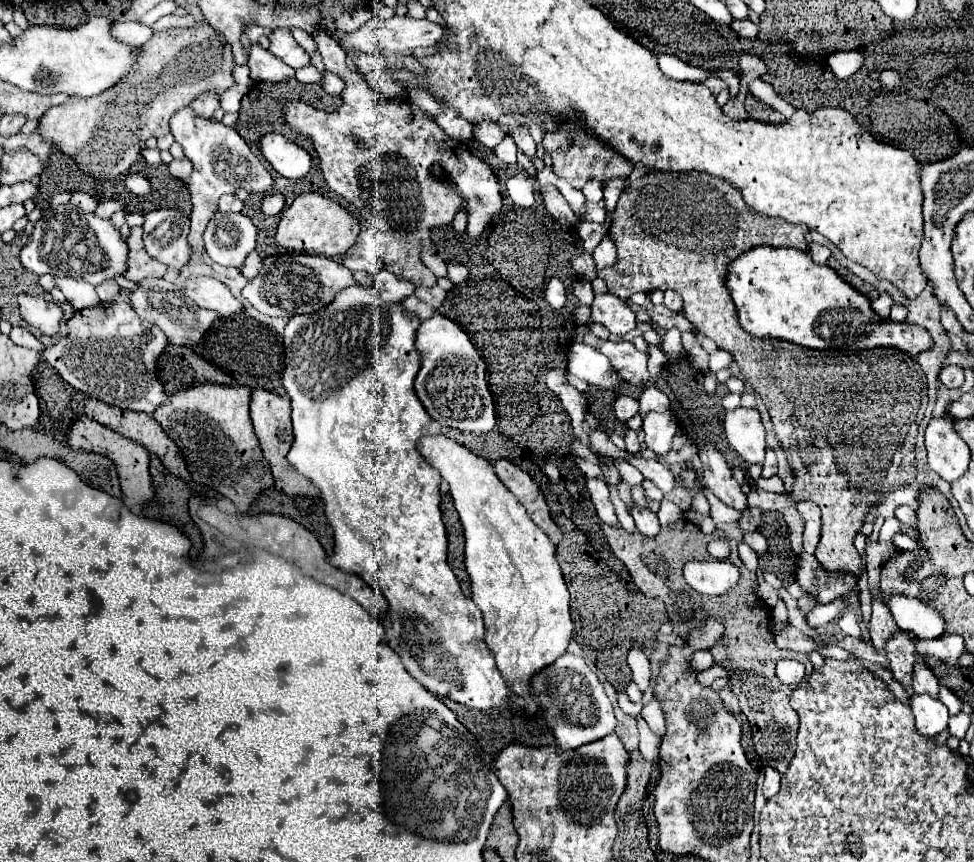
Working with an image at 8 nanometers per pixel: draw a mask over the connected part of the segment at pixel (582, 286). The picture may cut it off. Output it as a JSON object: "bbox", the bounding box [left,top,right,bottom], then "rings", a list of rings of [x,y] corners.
{"bbox":[574,280,592,306],"rings":[[[588,280],[576,282],[576,284],[574,284],[574,296],[576,296],[582,304],[590,306],[590,302],[592,302],[592,284],[590,284]]]}

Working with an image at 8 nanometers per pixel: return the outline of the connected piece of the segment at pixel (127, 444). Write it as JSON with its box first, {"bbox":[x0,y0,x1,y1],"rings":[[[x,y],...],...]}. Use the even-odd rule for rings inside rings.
{"bbox":[68,416,154,514],"rings":[[[82,416],[70,430],[68,434],[68,442],[72,448],[82,448],[82,450],[88,450],[88,452],[96,452],[96,454],[102,454],[102,456],[108,456],[116,470],[118,470],[118,476],[120,476],[120,486],[122,486],[122,492],[124,492],[124,504],[134,512],[134,514],[142,514],[144,506],[148,502],[152,502],[154,498],[154,486],[152,486],[152,478],[150,478],[150,472],[148,472],[148,464],[150,464],[150,454],[134,440],[128,440],[124,436],[120,436],[118,432],[110,430],[110,428],[104,428],[102,424],[98,424],[96,420],[90,420],[86,416]]]}

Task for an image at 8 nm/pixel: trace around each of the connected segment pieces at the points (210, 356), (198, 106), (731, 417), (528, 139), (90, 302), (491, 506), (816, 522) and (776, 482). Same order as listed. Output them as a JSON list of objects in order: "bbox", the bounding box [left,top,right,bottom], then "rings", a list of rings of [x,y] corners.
[{"bbox":[192,312,286,396],"rings":[[[246,312],[232,314],[220,322],[216,322],[216,326],[212,326],[208,330],[208,334],[204,336],[204,340],[200,344],[192,346],[192,350],[198,352],[204,360],[218,366],[228,376],[232,376],[240,386],[248,386],[252,390],[256,386],[260,386],[272,394],[286,396],[286,390],[280,380],[280,374],[284,372],[282,336],[266,320],[260,322],[258,318],[254,318]]]},{"bbox":[188,94,220,118],"rings":[[[204,94],[204,96],[196,98],[196,100],[192,100],[192,102],[188,104],[188,108],[192,108],[192,110],[196,112],[196,116],[212,118],[214,110],[220,108],[220,104],[218,104],[218,96],[216,96],[216,94]]]},{"bbox":[724,408,766,464],"rings":[[[734,408],[726,412],[724,430],[730,446],[750,464],[764,462],[766,430],[756,408]]]},{"bbox":[510,128,536,162],"rings":[[[518,128],[516,130],[516,134],[510,134],[512,138],[514,138],[514,142],[518,144],[518,148],[534,162],[534,158],[536,158],[536,142],[532,140],[532,136],[530,136],[530,132],[528,130],[522,130],[522,128]]]},{"bbox":[56,278,100,308],"rings":[[[56,278],[56,286],[62,290],[62,294],[66,296],[66,300],[76,308],[88,308],[88,306],[96,306],[100,300],[96,296],[96,290],[92,284],[88,282],[78,282],[72,278]]]},{"bbox":[418,434,572,700],"rings":[[[438,434],[434,438],[422,438],[418,444],[420,454],[440,472],[440,476],[450,484],[450,496],[454,500],[454,508],[464,526],[464,564],[470,576],[470,590],[474,604],[484,614],[486,636],[484,642],[494,654],[496,666],[506,680],[506,686],[526,700],[530,700],[530,678],[534,672],[552,664],[558,656],[566,652],[566,646],[572,638],[572,614],[570,614],[570,594],[564,582],[562,570],[556,562],[556,546],[548,540],[548,536],[528,518],[526,510],[518,500],[504,488],[498,476],[492,470],[492,464],[476,454],[472,454],[462,444]]]},{"bbox":[796,500,820,554],"rings":[[[810,500],[801,501],[796,504],[796,510],[800,512],[804,520],[804,552],[814,554],[820,542],[820,514],[818,508]]]},{"bbox":[756,476,786,494],"rings":[[[772,476],[772,478],[758,478],[758,480],[756,480],[756,486],[758,486],[758,488],[762,488],[762,490],[768,490],[768,492],[786,494],[784,482],[782,482],[778,476]]]}]

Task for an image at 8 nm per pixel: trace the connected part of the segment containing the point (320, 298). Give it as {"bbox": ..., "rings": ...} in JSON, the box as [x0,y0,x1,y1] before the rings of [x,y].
{"bbox":[242,254,356,318],"rings":[[[282,254],[268,256],[262,260],[262,268],[256,278],[252,278],[242,296],[266,316],[292,318],[296,314],[310,314],[330,304],[338,290],[356,284],[352,272],[326,256],[308,256],[308,254]]]}

